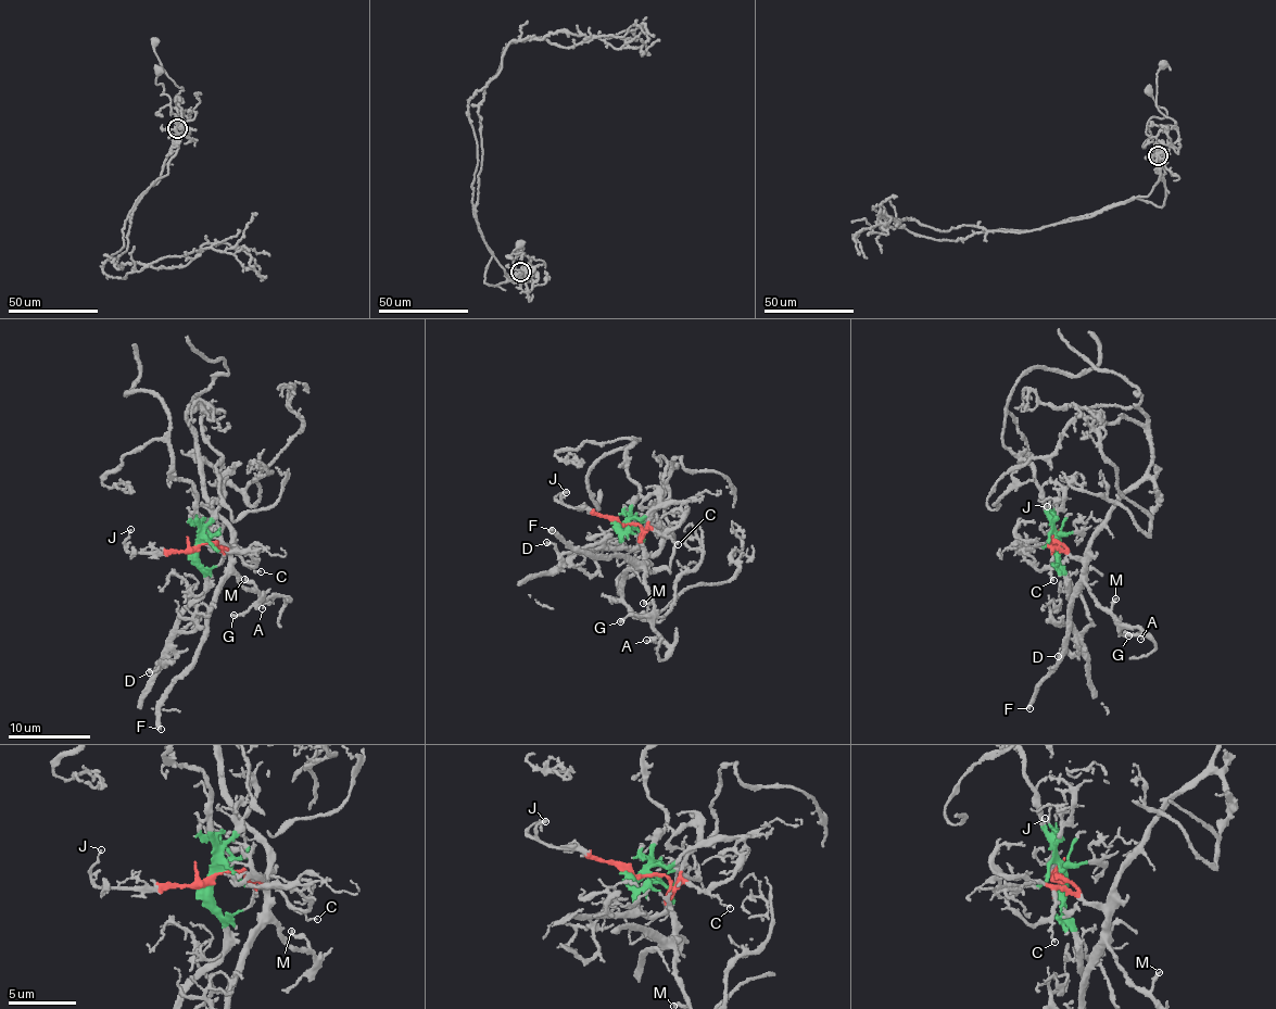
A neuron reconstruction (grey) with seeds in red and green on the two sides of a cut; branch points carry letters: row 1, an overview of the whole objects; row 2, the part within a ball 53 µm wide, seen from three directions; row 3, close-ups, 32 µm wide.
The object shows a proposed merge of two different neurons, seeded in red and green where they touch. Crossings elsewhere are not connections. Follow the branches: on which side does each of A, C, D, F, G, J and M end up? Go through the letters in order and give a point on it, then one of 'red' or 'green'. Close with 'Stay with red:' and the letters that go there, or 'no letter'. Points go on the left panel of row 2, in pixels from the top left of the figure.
A: at (262, 608); red
C: at (261, 571); red
D: at (149, 672); green
F: at (161, 729); red
G: at (234, 615); red
J: at (130, 529); red
M: at (244, 579); red
Stay with red: A, C, F, G, J, M

